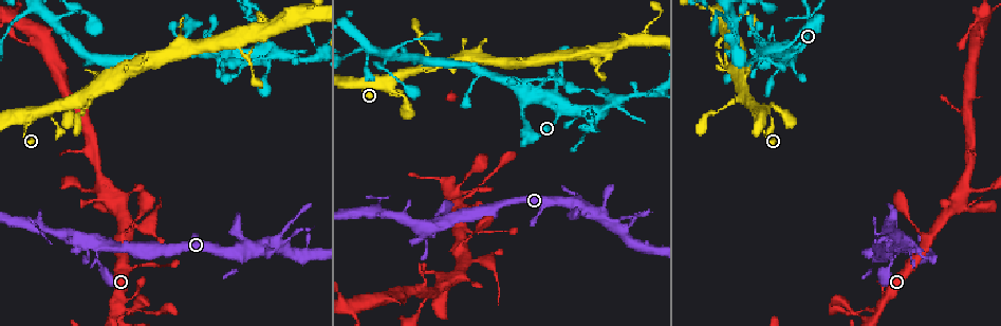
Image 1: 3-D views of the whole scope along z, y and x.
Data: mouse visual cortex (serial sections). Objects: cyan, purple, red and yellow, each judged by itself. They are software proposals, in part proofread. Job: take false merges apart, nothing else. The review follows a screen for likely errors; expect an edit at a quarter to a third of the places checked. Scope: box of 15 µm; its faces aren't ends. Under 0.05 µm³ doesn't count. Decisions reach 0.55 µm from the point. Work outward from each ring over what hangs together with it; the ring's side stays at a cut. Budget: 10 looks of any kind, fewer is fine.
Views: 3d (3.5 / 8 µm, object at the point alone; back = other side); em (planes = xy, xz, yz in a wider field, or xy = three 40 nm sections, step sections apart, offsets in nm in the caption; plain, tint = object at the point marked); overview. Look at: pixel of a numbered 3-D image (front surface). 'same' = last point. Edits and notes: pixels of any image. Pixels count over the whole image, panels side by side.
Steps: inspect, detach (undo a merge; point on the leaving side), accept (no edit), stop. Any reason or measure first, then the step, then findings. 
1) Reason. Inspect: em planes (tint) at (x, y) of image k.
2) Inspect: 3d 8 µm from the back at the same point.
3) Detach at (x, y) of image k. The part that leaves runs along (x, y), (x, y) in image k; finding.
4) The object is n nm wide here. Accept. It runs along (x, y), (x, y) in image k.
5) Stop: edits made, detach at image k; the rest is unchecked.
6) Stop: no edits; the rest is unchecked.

Inspect: 3d 8 µm from the back at (120, 305) of image 1.

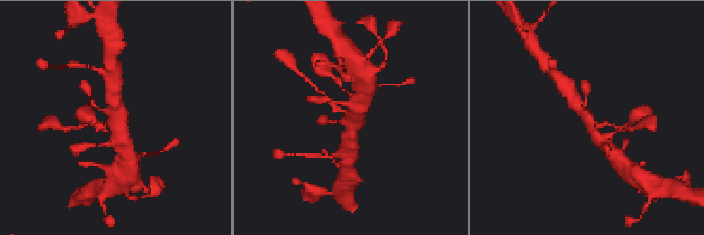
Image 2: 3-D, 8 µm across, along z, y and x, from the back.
3 arms meet here; the arms are 200, 350, 450 nm wide. Inspect: em xy step 3 (tint) at (588, 119) of image 2.

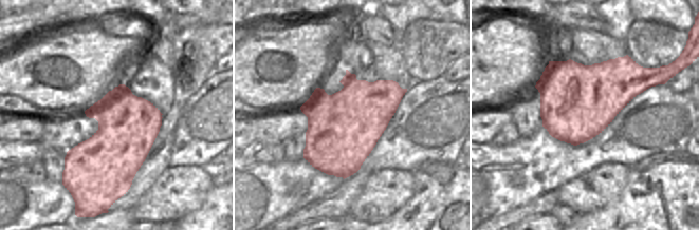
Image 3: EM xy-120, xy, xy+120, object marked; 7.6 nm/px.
Accept. It runs along (567, 88), (593, 132), (608, 134) in image 2; all the same cell.

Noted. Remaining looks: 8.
Thin arm on a thick one. Inspect: 3d 3.5 µm at (95, 242) of image 1.

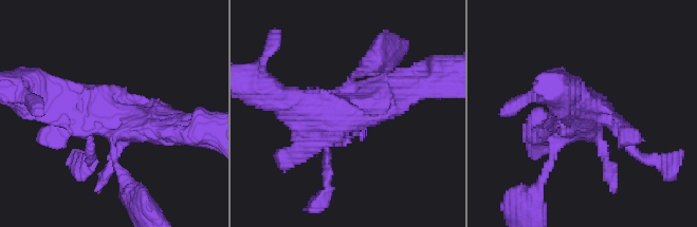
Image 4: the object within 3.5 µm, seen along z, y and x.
Inspect: em xy step 5 (tint) at (107, 114) of image 4.

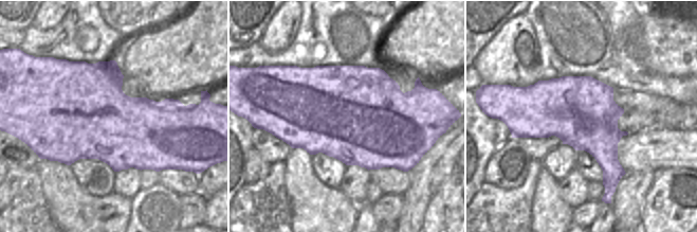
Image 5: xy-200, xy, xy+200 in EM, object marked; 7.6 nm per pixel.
Another direction. Inspect: em xy step 2 (tint) at the same point.

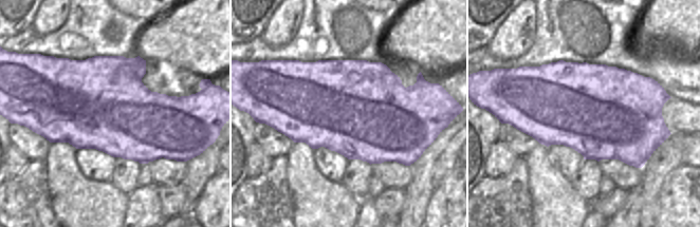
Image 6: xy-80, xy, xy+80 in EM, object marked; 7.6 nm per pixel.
Accept. It runs along (186, 128), (121, 121), (56, 99) in image 4; all the same cell.

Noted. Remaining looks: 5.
Abrupt turn. Inspect: 3d 8 µm at (807, 14) of image 1.

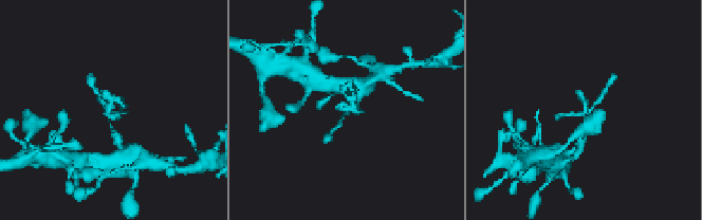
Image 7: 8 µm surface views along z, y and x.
Inspect: 3d 3.5 µm at (585, 112) of image 7.

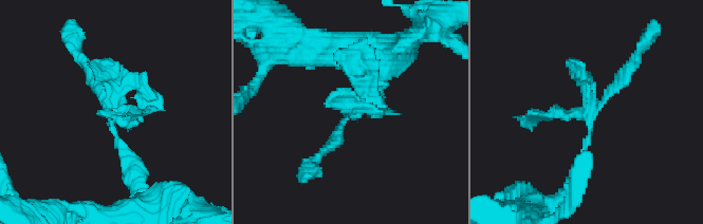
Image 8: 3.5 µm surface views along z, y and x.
Inspect: em xy step 1 (tint) at (114, 106) of image 8.

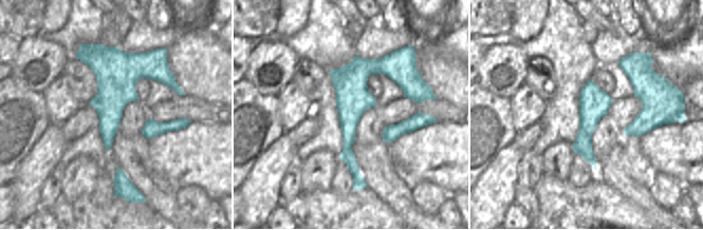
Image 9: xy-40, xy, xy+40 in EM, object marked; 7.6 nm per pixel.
Detach at (346, 105) of image 8. A border runs along (579, 128), (590, 136) in image 9; a second cell is stuck on.

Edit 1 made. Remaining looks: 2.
Calibre changes. Inspect: 3d 3.5 µm from the back at (354, 315) of image 1.

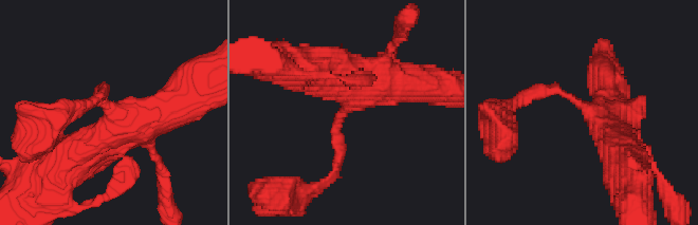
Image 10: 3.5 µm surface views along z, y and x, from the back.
The arms are 150, 500 nm wide. Inspect: em xy step 5 (tint) at (342, 117) of image 10.

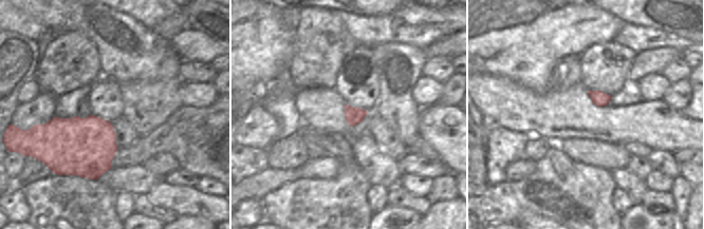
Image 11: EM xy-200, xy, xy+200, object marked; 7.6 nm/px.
Accept. It runs along (620, 147), (568, 95), (535, 95) in image 10; all the same cell.

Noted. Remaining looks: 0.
Stop: edits made, detach at image 8; the rest is unchecked.

